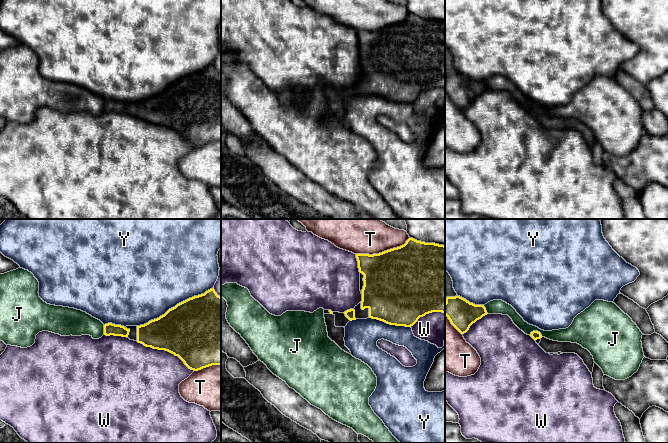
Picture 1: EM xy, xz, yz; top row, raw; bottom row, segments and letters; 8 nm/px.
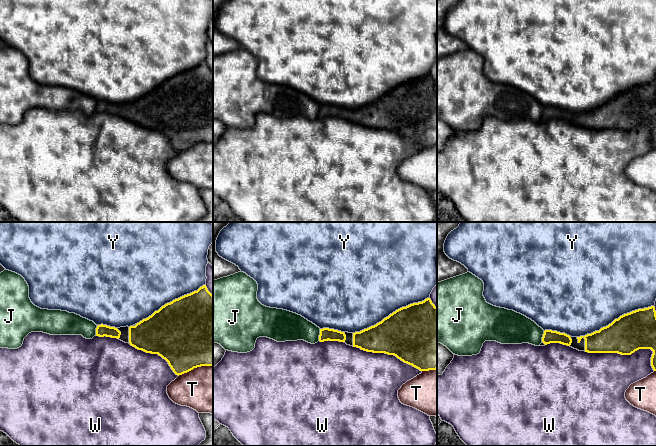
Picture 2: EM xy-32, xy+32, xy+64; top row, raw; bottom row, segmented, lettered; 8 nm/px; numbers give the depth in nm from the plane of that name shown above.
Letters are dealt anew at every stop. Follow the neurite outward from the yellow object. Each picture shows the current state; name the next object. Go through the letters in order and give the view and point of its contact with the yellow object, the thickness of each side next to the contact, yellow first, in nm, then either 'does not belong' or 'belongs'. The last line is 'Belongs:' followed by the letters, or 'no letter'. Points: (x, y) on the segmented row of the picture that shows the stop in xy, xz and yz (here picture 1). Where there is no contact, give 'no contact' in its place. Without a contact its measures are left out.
J: contact yz (536, 331); calibres 70 and 110 nm; does not belong
T: contact xz (384, 251); calibres 500 and 360 nm; does not belong
W: contact xy (165, 350); calibres 460 and 460 nm; does not belong
Y: contact xy (176, 305); calibres 500 and 500 nm; does not belong
Belongs: no letter

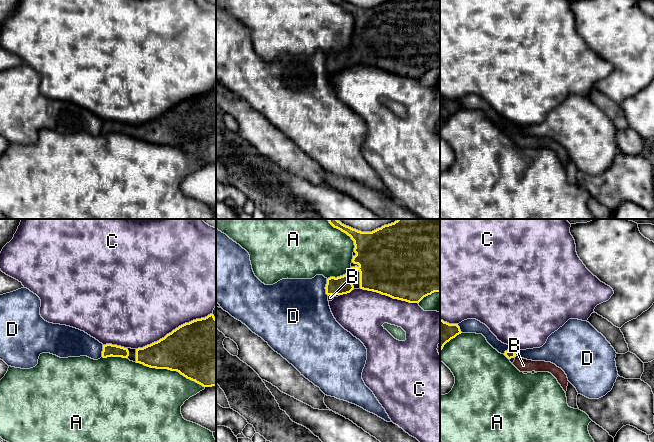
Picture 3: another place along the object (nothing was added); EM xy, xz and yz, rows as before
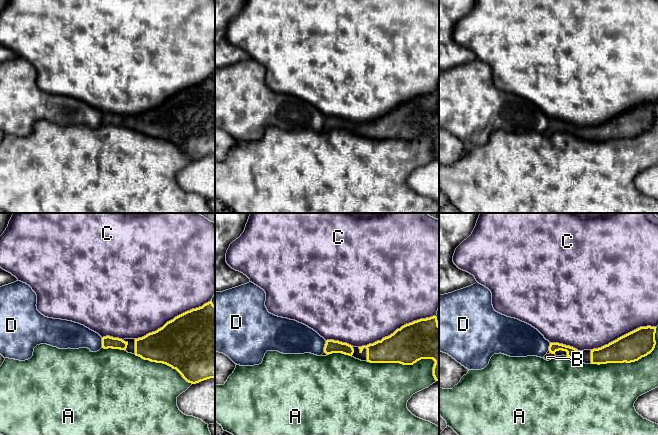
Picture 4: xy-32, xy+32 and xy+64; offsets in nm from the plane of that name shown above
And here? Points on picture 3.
A: contact xy (170, 369); calibres 440 and 440 nm; does not belong
B: contact xz (330, 294); calibres 150 and 50 nm; belongs
C: contact xy (175, 329); calibres 480 and 500 nm; does not belong
D: contact xz (325, 287); calibres 150 and 440 nm; does not belong
Belongs: B

